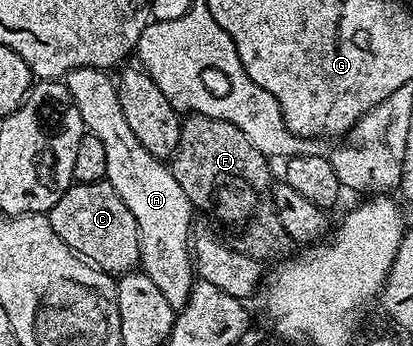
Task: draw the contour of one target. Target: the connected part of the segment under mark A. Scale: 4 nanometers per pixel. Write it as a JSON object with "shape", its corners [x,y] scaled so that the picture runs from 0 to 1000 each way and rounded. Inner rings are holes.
{"shape":[[[203,191],[174,202],[157,217],[153,234],[182,289],[182,312],[191,312],[191,335],[201,335],[208,379],[240,393],[249,416],[259,448],[254,523],[269,532],[269,543],[278,543],[298,590],[308,590],[317,624],[327,624],[327,647],[337,659],[339,777],[373,815],[375,832],[395,844],[404,879],[436,890],[446,884],[472,812],[472,772],[462,731],[462,668],[472,653],[465,630],[467,618],[472,621],[472,598],[458,581],[453,555],[433,543],[433,520],[424,520],[416,488],[392,460],[366,451],[366,439],[356,439],[356,428],[337,416],[327,382],[317,382],[308,347],[298,338],[298,301],[288,301],[283,240],[271,223],[264,228],[264,220],[257,205],[232,202],[225,191]]]}

